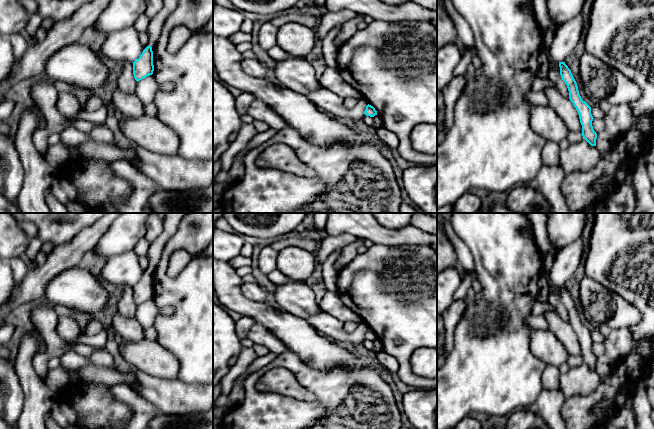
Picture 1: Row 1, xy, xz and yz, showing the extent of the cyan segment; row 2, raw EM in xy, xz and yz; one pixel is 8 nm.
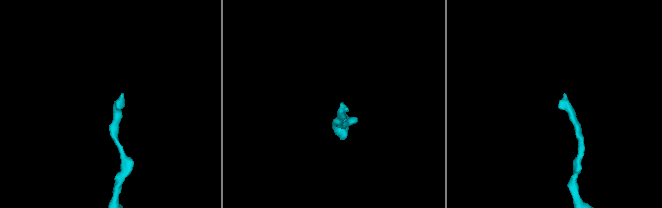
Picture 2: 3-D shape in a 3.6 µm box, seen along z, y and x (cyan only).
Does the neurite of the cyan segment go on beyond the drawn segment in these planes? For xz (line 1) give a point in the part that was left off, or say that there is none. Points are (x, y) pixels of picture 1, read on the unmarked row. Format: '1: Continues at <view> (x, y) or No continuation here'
1: No continuation here

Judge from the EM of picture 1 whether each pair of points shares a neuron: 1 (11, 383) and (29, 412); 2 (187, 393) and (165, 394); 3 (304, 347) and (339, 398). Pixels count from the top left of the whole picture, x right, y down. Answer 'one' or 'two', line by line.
1: two
2: one
3: two

